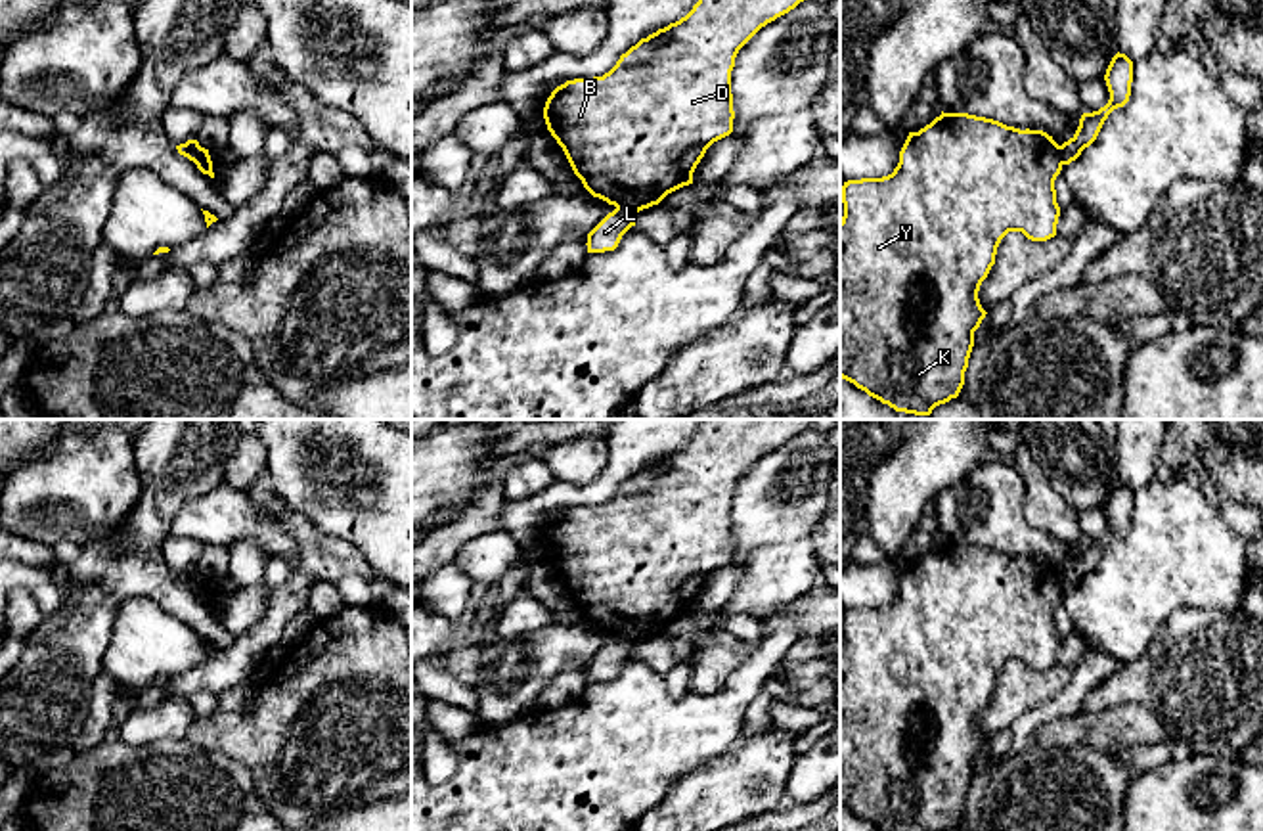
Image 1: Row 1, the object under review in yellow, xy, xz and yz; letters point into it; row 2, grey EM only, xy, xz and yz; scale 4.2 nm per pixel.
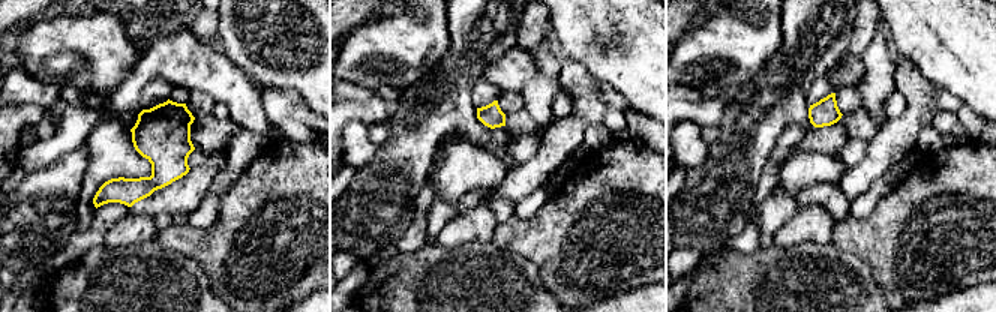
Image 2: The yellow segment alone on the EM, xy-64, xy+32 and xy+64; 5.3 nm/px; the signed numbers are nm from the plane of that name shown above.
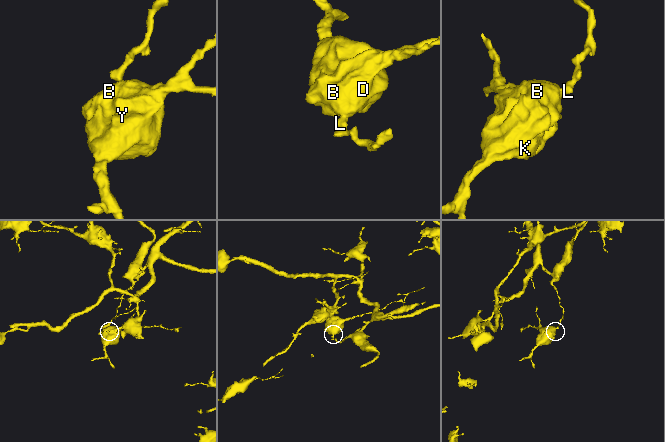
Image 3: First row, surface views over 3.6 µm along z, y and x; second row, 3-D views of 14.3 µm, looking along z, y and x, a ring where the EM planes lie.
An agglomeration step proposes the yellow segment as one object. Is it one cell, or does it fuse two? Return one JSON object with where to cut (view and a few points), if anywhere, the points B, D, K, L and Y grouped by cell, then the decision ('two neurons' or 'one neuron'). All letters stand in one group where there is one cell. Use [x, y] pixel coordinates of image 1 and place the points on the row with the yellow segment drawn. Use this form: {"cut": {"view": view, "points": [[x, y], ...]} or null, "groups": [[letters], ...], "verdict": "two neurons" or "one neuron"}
{"cut": {"view": "xz", "points": [[617, 207], [634, 213]]}, "groups": [["B", "D", "K", "Y"], ["L"]], "verdict": "two neurons"}

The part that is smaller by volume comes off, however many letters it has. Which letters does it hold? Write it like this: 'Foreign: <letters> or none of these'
Foreign: B, D, K, Y

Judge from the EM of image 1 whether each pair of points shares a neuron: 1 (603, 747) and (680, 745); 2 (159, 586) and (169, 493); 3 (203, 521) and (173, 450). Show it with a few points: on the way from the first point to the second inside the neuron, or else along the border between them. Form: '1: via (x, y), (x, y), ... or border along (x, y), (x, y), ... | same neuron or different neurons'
1: via (622, 743), (661, 743) | same neuron
2: via (150, 563), (150, 521), (154, 516) | same neuron
3: border along (222, 483), (196, 496), (177, 516), (171, 531) | different neurons

